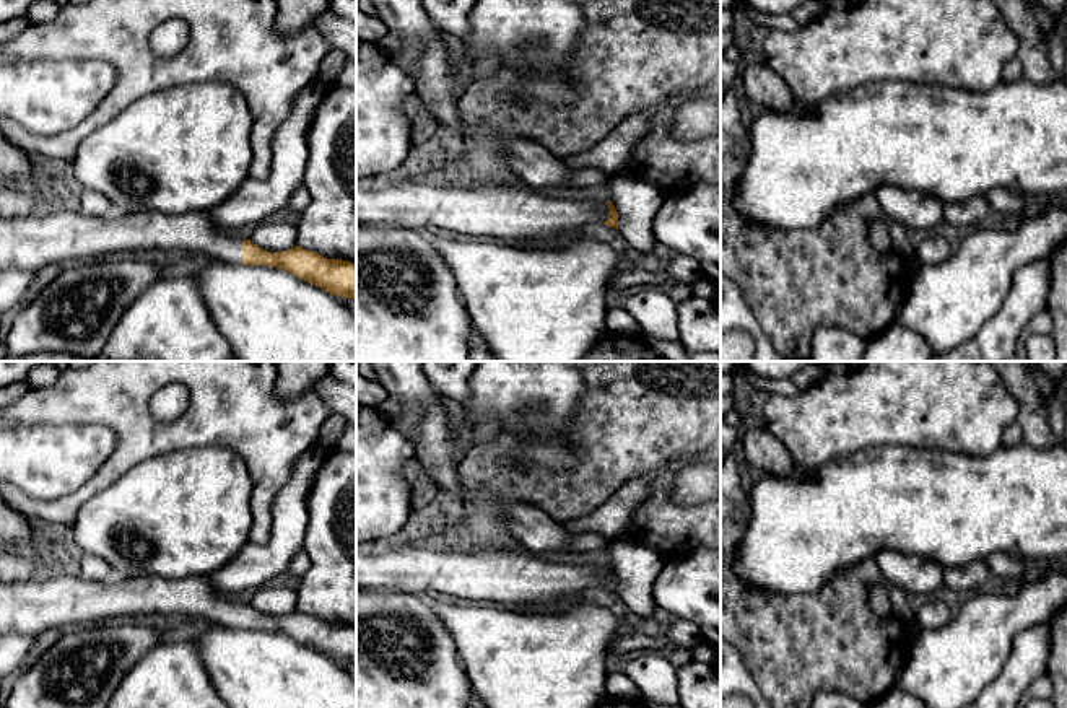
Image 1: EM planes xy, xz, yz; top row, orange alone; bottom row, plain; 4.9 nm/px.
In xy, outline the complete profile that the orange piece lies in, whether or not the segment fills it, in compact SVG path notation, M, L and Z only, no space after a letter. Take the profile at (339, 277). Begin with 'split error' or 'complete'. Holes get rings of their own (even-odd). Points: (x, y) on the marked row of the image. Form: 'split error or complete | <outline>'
split error | M75 205L44 213L0 215L0 270L41 270L47 265L132 252L202 252L233 265L283 269L330 295L356 299L356 265L327 259L294 246L268 252L250 239L228 236L208 210L168 215L163 212L89 216Z

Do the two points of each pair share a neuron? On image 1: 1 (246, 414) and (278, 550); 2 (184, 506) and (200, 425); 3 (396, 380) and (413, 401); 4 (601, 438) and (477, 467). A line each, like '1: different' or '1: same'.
1: different
2: different
3: same
4: same

